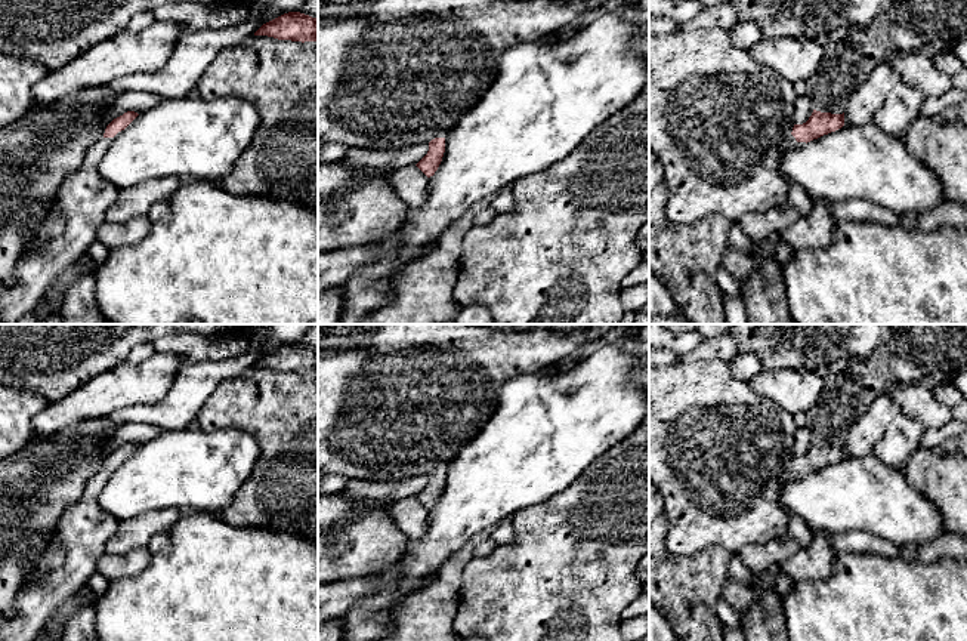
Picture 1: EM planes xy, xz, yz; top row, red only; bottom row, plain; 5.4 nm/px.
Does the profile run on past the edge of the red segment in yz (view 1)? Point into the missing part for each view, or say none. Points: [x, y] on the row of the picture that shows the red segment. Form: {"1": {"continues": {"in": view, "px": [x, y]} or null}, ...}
{"1": {"continues": {"in": "yz", "px": [791, 142]}}}

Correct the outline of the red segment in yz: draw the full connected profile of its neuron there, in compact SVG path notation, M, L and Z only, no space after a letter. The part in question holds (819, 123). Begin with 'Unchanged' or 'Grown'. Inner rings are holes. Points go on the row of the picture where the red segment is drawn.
Grown. M813 110L809 120L803 124L794 124L785 148L804 147L807 142L824 135L835 132L844 126L844 113L831 114Z

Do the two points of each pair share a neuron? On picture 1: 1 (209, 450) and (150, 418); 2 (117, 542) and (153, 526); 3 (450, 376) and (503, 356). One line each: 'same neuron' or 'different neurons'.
1: different neurons
2: same neuron
3: same neuron

